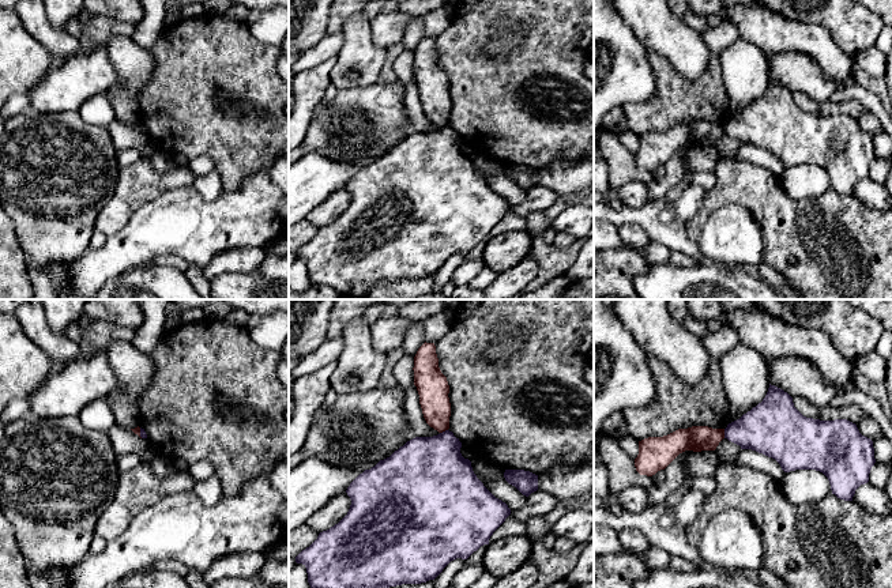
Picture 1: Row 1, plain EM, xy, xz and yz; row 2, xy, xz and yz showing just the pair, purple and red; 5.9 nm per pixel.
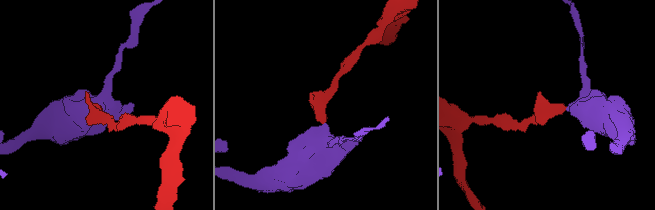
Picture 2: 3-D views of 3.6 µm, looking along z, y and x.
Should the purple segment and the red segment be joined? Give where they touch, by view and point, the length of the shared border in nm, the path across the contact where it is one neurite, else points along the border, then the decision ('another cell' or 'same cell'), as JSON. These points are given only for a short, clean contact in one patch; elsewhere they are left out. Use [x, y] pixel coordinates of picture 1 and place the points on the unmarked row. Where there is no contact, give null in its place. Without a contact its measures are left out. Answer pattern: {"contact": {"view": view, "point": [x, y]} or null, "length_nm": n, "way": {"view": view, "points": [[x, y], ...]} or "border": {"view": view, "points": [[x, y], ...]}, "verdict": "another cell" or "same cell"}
{"contact": {"view": "yz", "point": [725, 128]}, "length_nm": 60, "border": {"view": "yz", "points": [[723, 124], [725, 132]]}, "verdict": "another cell"}

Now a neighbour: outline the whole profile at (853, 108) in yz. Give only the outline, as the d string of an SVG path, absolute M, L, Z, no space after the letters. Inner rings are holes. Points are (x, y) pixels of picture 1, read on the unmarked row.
M793 93L793 98L803 112L820 116L847 114L857 118L865 113L869 113L857 99L848 99L840 103L832 103L831 101L816 102L803 93Z

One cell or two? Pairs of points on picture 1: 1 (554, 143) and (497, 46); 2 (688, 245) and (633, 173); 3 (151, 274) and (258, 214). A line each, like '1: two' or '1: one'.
1: two
2: two
3: two

